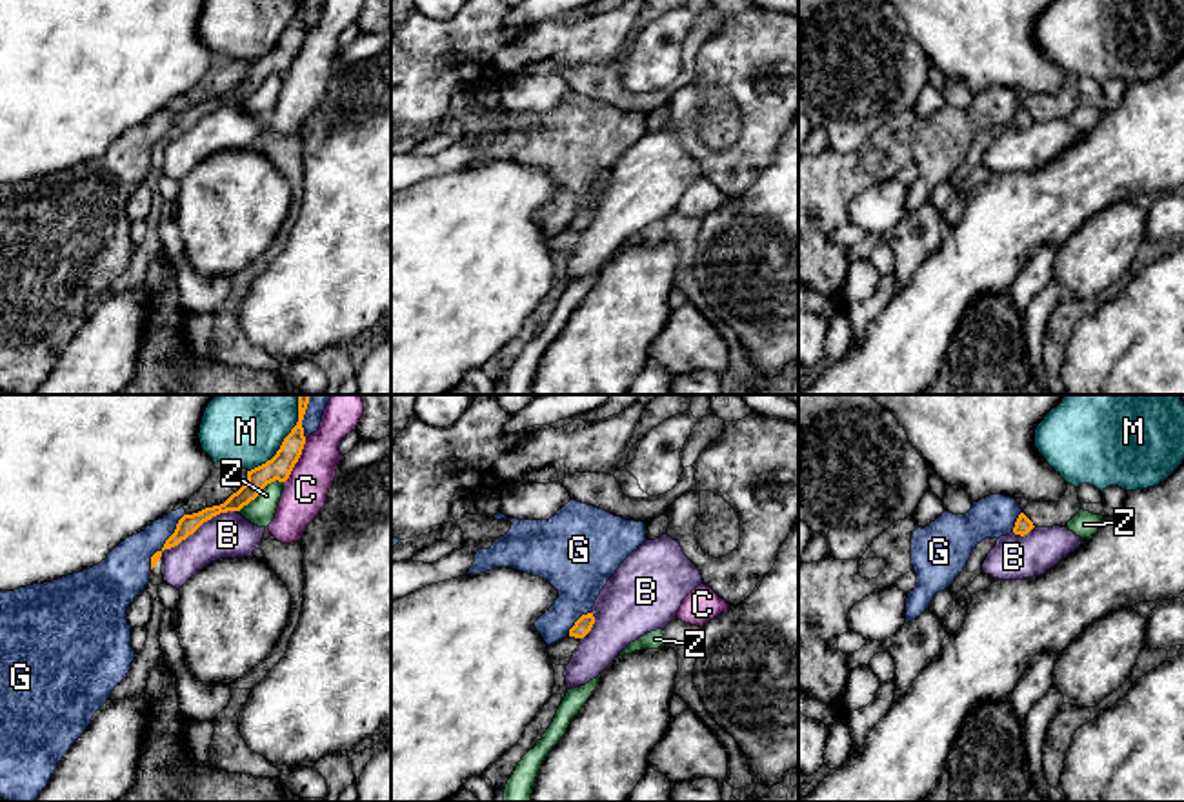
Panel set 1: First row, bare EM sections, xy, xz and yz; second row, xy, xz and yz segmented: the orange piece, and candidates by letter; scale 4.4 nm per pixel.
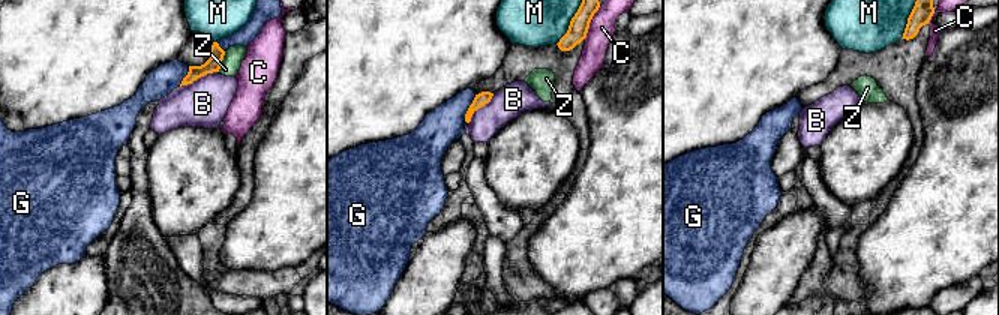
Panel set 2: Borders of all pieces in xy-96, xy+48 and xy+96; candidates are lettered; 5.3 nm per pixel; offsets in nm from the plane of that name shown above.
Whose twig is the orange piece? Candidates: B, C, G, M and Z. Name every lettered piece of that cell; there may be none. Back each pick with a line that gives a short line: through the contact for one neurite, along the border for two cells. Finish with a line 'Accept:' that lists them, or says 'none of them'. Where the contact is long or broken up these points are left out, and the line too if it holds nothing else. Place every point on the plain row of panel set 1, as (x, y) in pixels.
Accept: none of them

